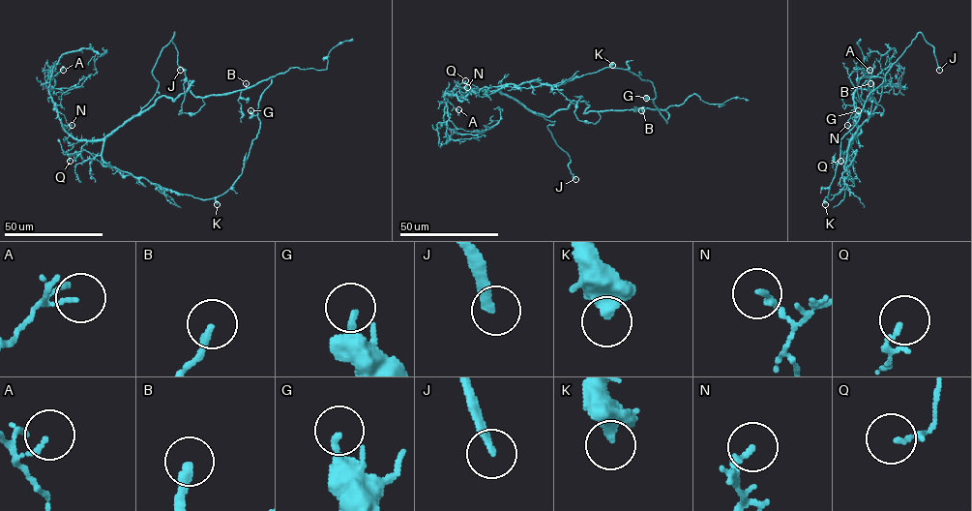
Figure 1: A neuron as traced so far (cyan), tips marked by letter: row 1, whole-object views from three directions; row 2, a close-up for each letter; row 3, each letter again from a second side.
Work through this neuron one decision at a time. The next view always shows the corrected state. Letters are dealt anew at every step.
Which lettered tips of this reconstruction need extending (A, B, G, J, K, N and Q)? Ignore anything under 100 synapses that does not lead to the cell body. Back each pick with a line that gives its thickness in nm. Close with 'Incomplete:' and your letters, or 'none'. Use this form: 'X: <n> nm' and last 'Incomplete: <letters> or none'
B: 240 nm
J: 240 nm
Incomplete: B, J

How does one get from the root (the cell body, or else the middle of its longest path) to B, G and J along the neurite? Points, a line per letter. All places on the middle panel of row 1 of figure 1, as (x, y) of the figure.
B: (511, 97), (547, 116), (566, 109), (574, 101), (589, 105), (584, 113), (641, 110)
G: (511, 97), (497, 87), (532, 81), (555, 84), (612, 67), (649, 80), (656, 97), (646, 98)
J: (511, 97), (534, 113), (554, 122), (547, 128), (556, 143), (569, 156), (568, 167), (575, 179)

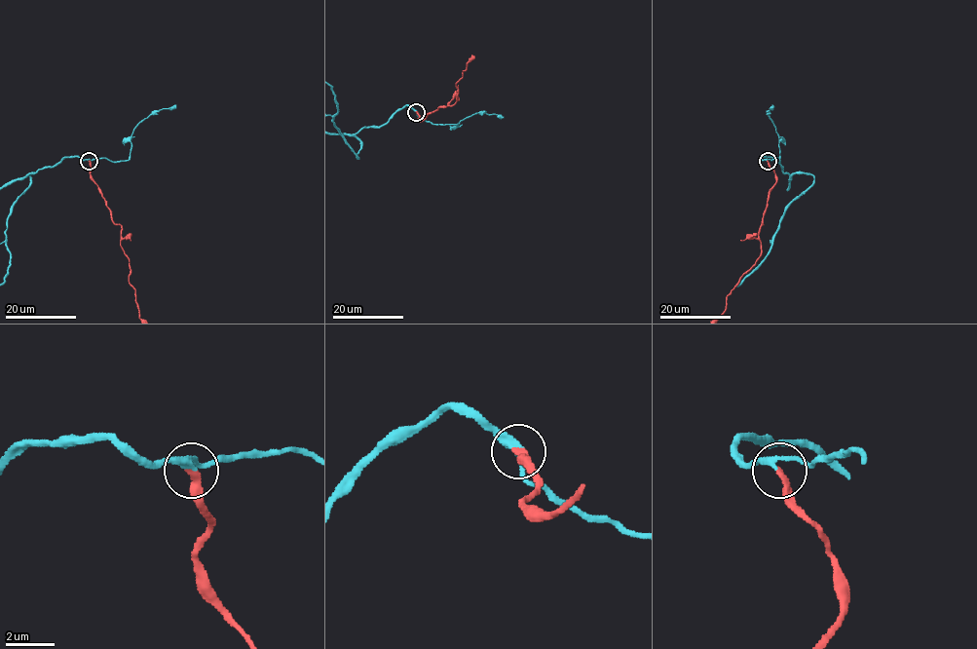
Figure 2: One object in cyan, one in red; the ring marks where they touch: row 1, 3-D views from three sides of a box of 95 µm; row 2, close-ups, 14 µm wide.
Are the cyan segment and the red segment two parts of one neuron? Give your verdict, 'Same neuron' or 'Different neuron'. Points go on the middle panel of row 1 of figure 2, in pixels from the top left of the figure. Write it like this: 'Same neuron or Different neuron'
Same neuron

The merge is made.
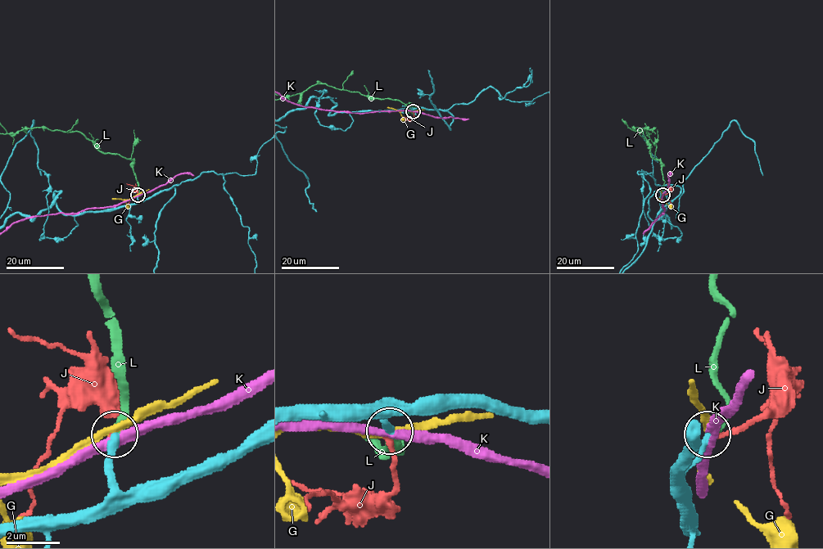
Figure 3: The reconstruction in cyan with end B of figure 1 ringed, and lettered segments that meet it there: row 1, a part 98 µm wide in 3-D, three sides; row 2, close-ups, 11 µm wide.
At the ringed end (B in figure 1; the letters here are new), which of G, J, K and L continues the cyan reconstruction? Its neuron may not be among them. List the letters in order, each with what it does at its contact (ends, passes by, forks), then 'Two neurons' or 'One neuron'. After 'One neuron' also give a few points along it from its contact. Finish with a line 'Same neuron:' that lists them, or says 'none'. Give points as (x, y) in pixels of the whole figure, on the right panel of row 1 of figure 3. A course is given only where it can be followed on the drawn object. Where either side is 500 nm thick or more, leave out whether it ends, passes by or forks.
G: It passes by. Two neurons
J: It ends there. Two neurons
K: It passes by. Two neurons
L: It ends there. One neuron
Same neuron: L

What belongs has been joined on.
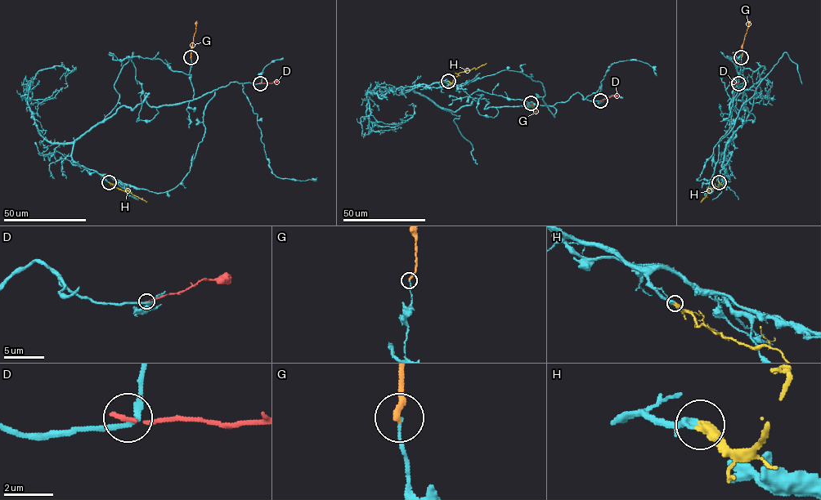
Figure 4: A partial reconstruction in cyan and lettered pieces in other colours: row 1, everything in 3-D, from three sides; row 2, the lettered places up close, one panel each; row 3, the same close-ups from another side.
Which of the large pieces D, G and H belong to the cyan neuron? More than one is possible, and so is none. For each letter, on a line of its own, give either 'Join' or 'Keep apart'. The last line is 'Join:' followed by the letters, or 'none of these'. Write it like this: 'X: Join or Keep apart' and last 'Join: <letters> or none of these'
D: Keep apart
G: Keep apart
H: Join
Join: H

